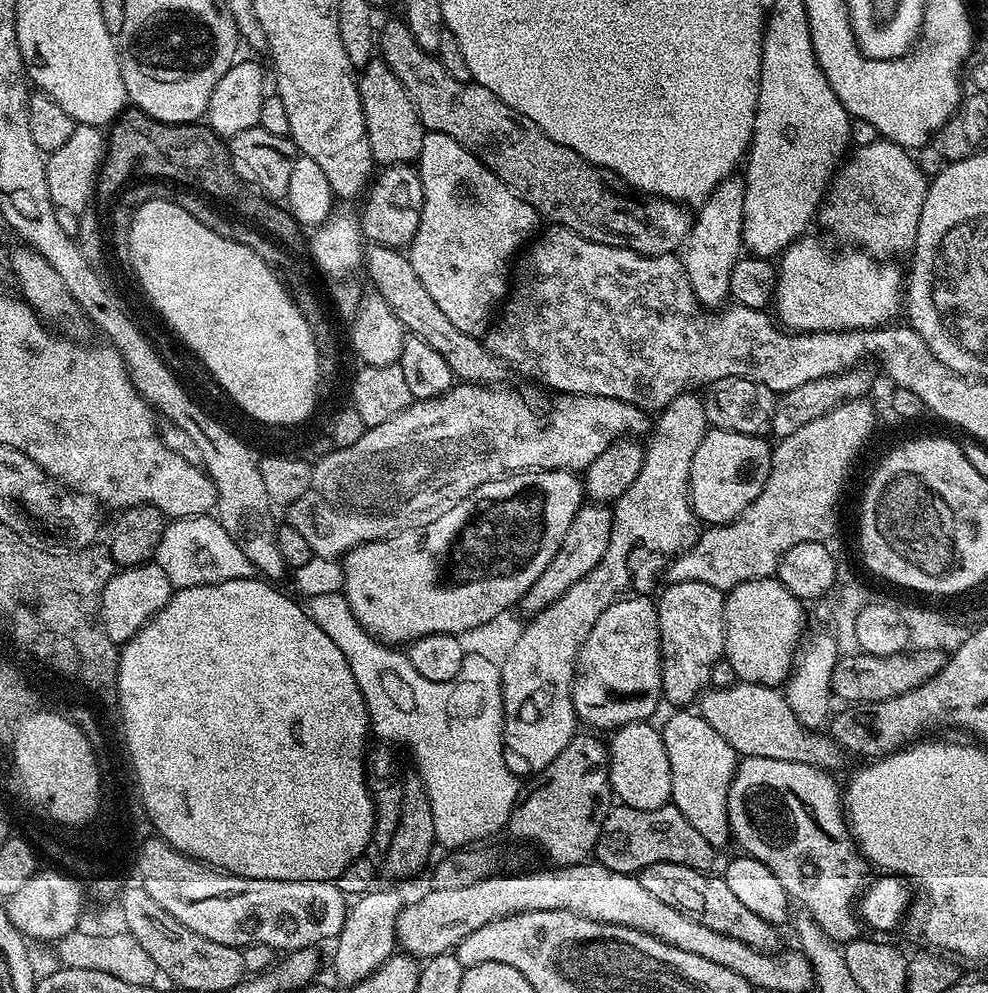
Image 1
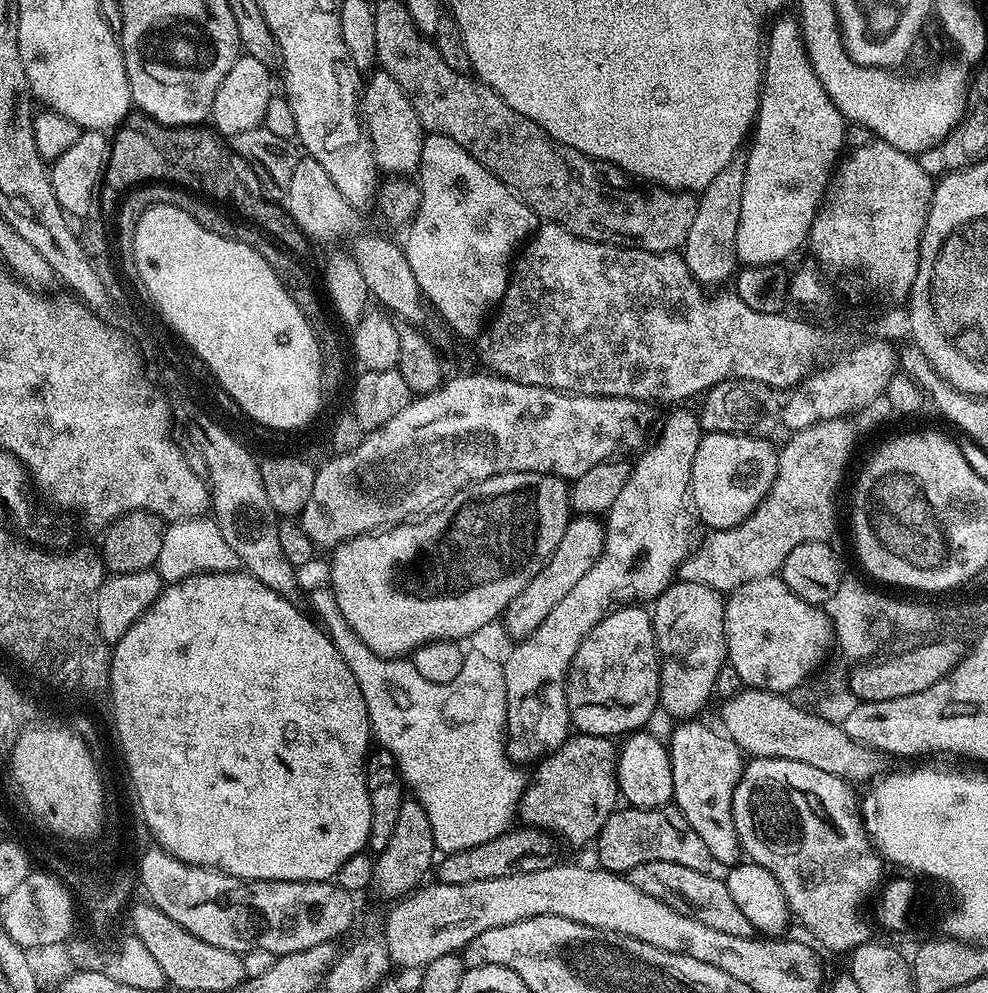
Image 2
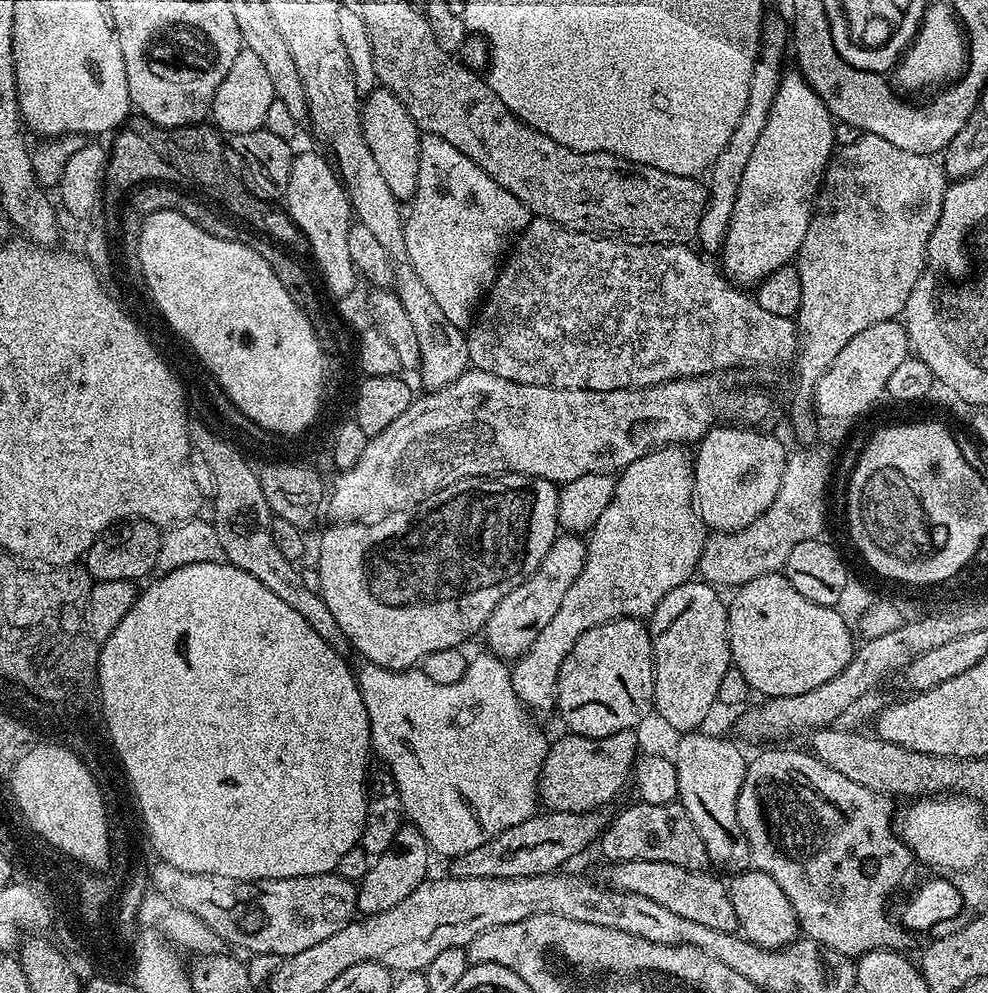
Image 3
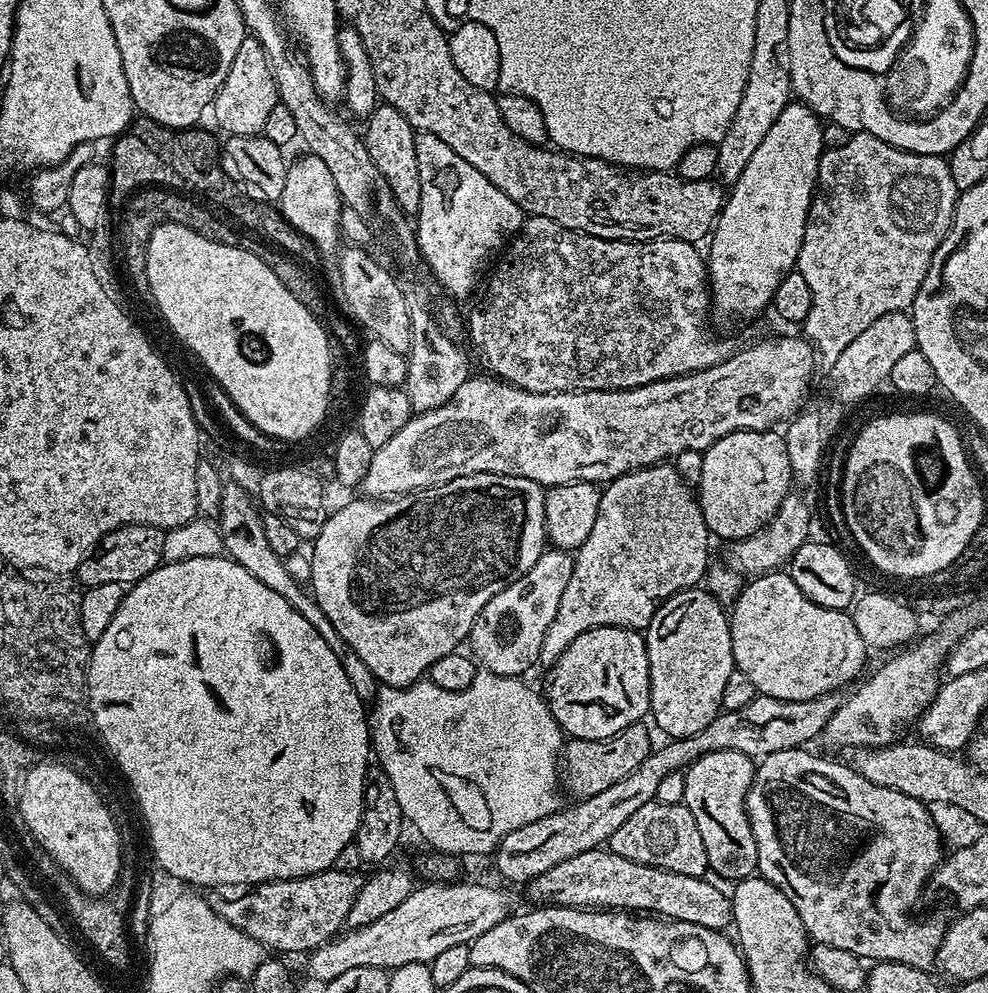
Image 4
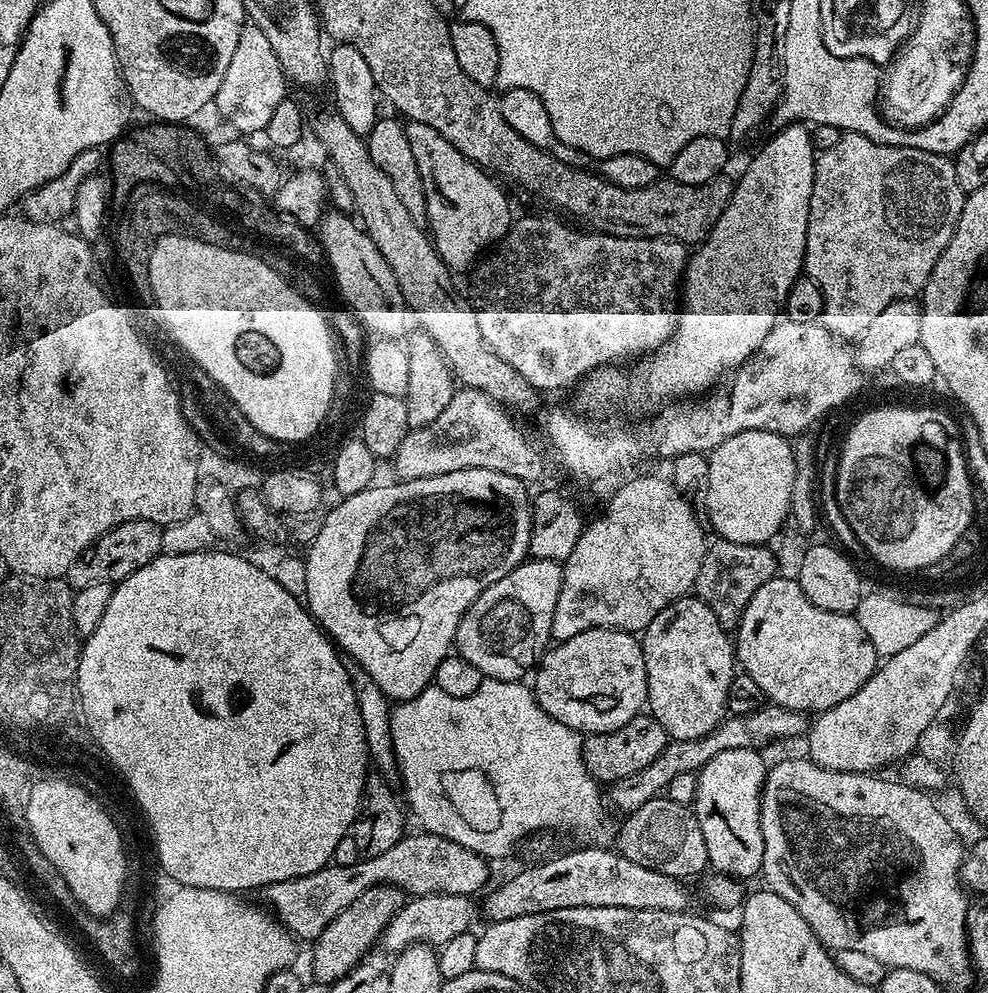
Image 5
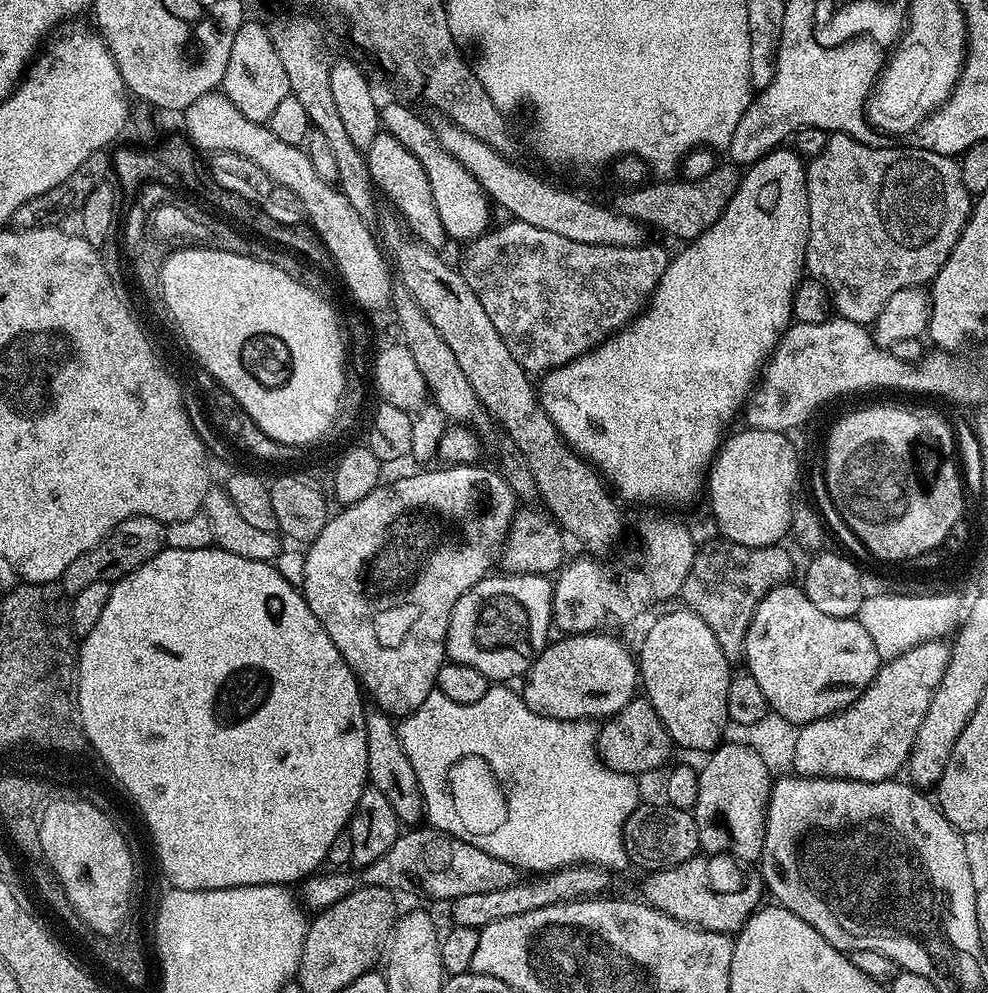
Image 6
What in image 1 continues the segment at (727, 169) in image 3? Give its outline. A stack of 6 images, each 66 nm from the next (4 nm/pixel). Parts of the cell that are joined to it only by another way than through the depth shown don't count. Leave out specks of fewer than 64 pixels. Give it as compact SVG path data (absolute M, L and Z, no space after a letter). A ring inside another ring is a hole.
M733 174L704 199L692 221L692 231L688 234L682 259L690 286L705 310L719 310L729 303L730 274L742 259L744 248L745 198L744 177Z

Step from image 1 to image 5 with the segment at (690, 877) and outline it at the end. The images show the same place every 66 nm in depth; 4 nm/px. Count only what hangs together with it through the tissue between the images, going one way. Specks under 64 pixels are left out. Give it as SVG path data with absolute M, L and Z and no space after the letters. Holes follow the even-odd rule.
M576 848L553 860L544 860L541 864L532 864L529 868L522 869L517 876L502 881L492 893L489 891L483 897L482 916L488 922L506 922L506 918L526 918L526 914L598 906L630 910L689 911L688 892L684 889L683 879L658 874L658 870L646 870L646 866L638 866L638 862L630 862L630 858L609 848Z

